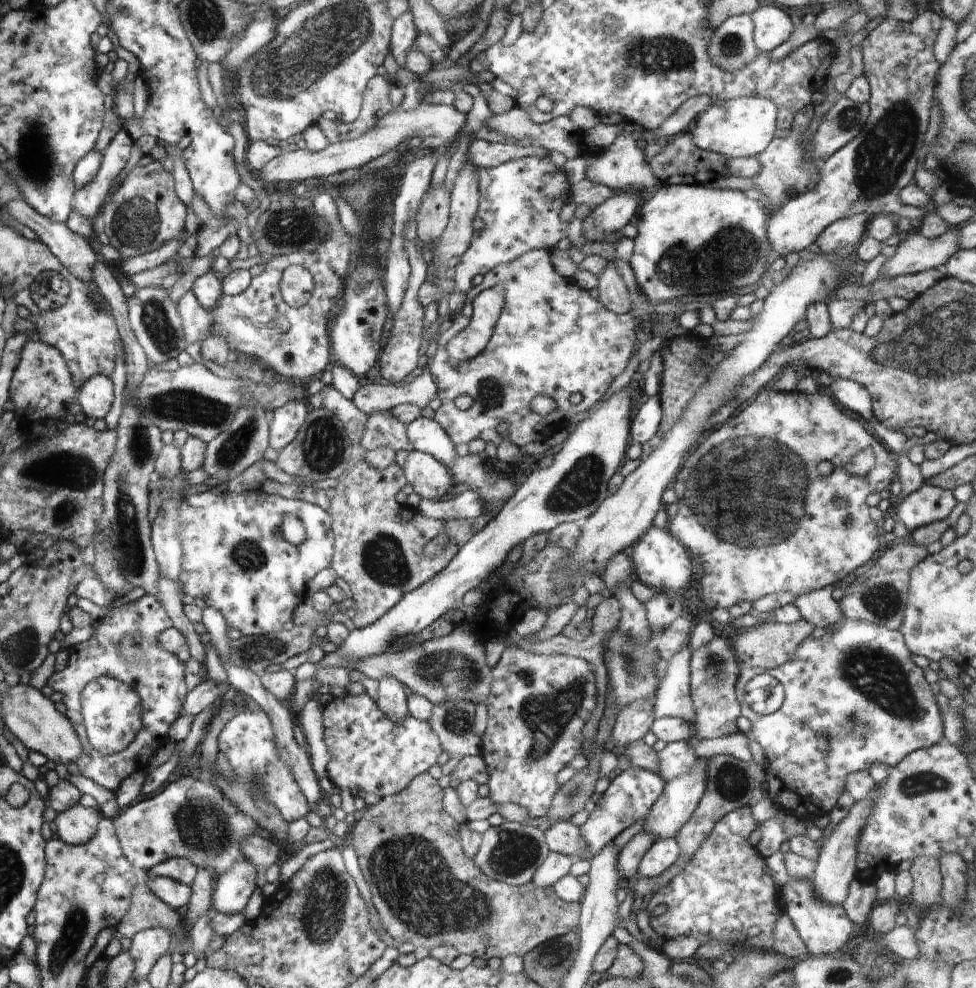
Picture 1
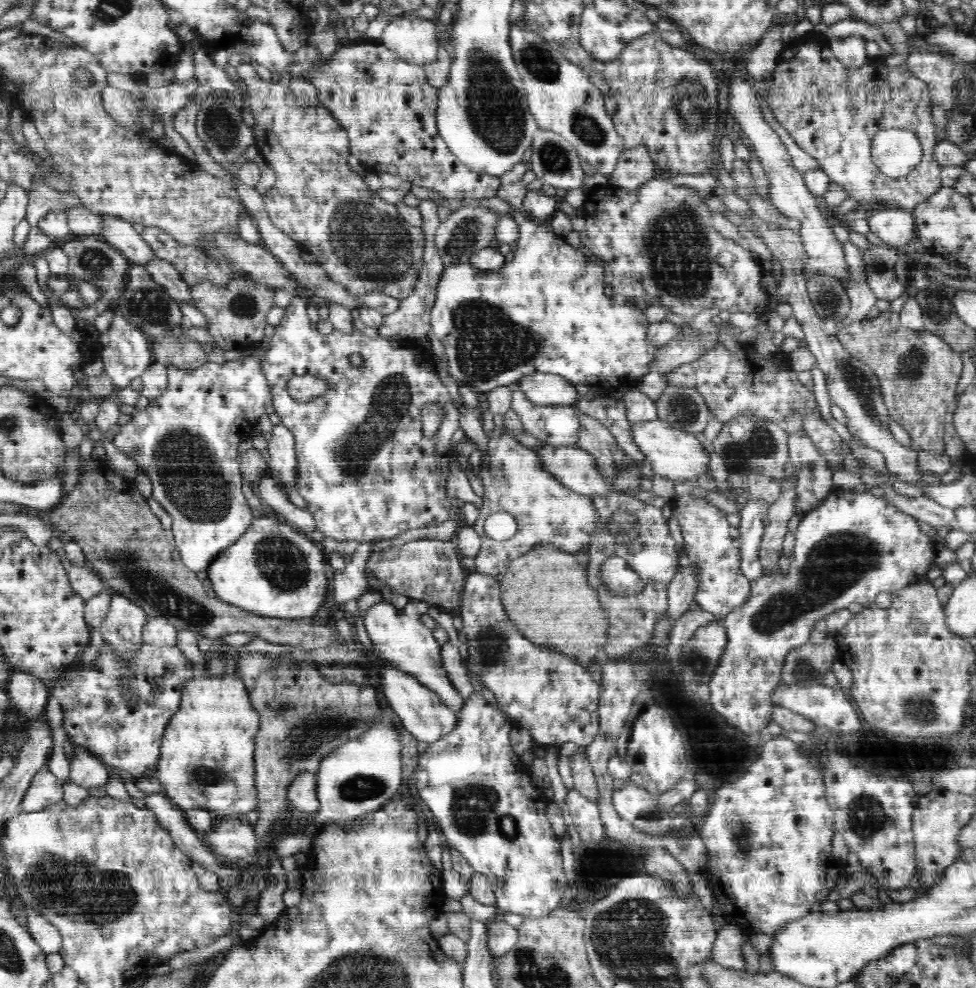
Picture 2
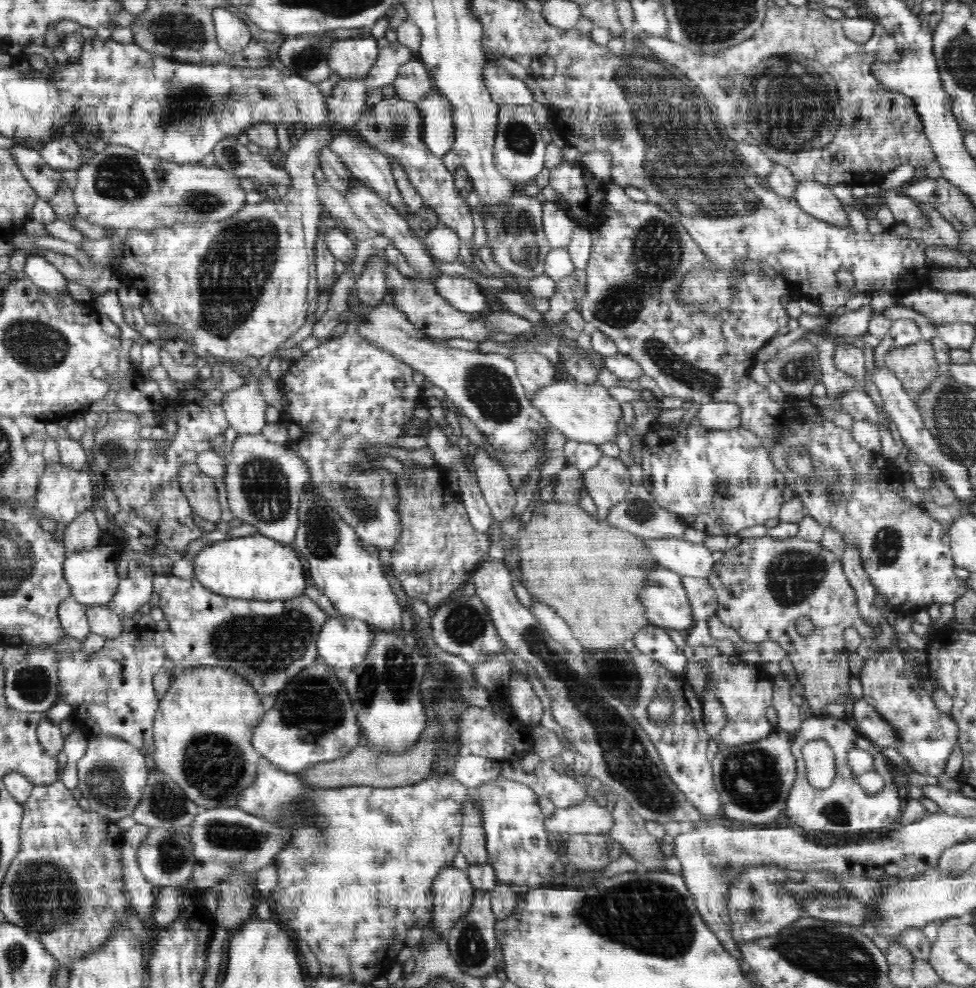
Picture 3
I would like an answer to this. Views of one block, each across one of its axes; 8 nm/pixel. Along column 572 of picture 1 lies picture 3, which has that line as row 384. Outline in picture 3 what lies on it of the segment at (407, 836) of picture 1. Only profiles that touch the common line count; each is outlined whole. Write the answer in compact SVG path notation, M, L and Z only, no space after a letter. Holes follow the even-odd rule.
M921 340L904 348L892 348L884 356L885 366L903 382L906 392L917 399L940 373L930 341Z

